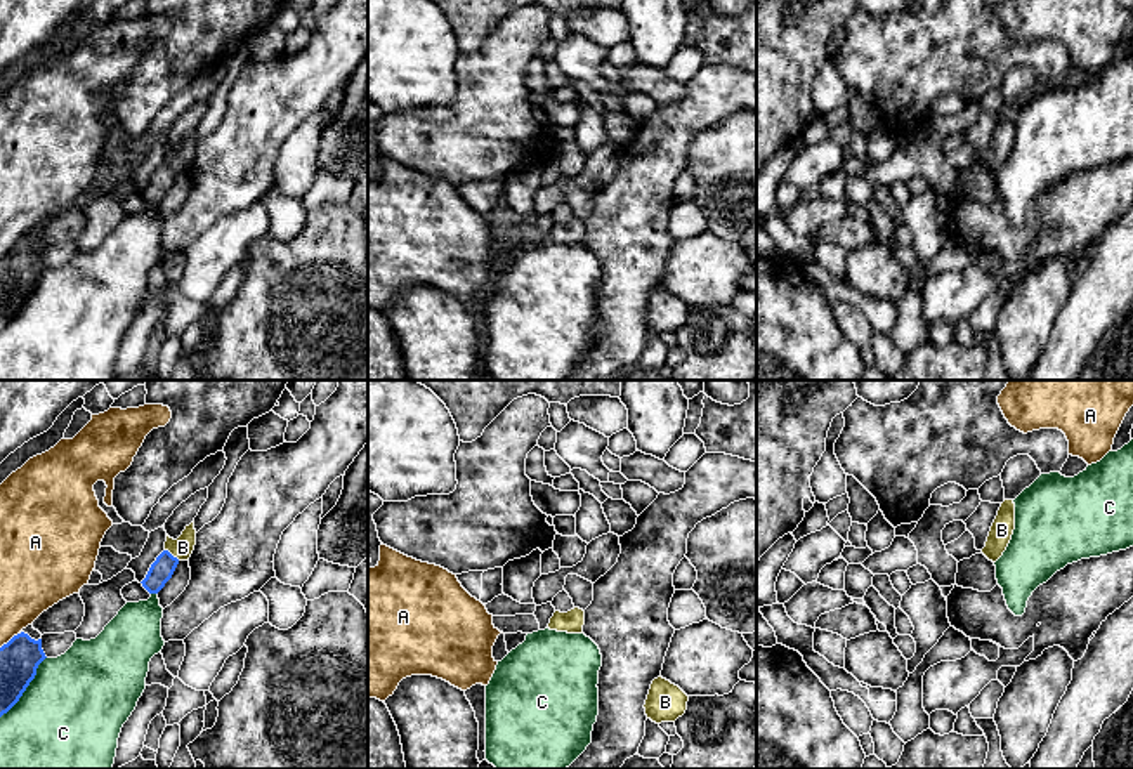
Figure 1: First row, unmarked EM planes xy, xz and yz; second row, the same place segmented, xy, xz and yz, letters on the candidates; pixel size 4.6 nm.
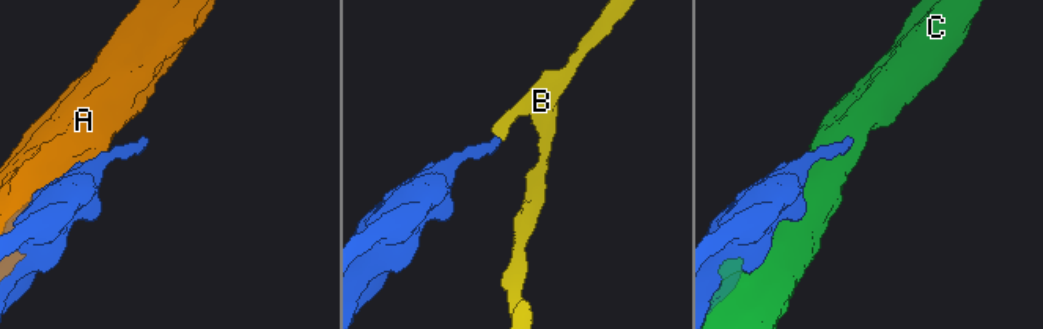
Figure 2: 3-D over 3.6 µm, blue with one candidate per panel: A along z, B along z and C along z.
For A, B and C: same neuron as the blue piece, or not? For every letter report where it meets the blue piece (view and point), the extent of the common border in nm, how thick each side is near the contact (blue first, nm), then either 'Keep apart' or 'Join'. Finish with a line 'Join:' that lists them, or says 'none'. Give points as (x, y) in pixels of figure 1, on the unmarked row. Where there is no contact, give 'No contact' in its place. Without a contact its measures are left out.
A: Touches blue at xy (11, 250). Shared border 120 nm. Thickness 190 nm (blue) against 260 nm. Keep apart
B: Touches blue at xy (170, 165). Shared border 90 nm. Thickness 110 nm (blue) against 100 nm. Join
C: Touches blue at xy (26, 297). Shared border 360 nm. Thickness 190 nm (blue) against 500 nm. Keep apart
Join: B

